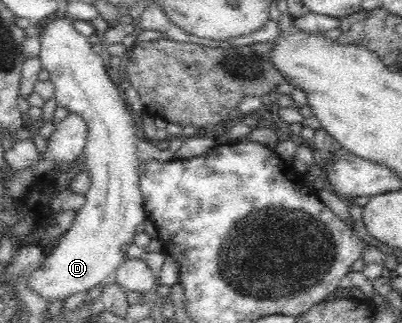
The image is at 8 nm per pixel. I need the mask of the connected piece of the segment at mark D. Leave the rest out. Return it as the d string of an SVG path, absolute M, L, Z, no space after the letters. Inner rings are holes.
M64 18L49 21L38 34L41 41L41 56L38 58L42 67L49 72L53 96L57 106L65 107L70 113L79 115L88 127L88 137L85 145L86 169L88 169L90 188L85 197L83 207L76 212L73 225L54 245L44 259L43 265L34 269L29 277L29 290L35 292L46 305L57 301L65 301L71 295L87 293L101 283L112 279L113 273L128 258L128 247L133 244L137 233L137 225L141 225L147 216L139 187L139 151L137 140L140 138L139 120L130 112L127 102L121 99L121 93L111 81L105 65L105 56L96 54L88 39L78 33L72 21Z

